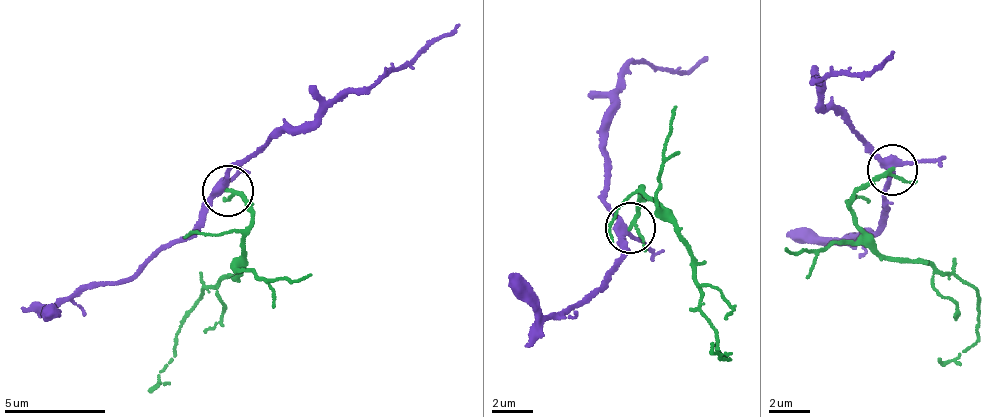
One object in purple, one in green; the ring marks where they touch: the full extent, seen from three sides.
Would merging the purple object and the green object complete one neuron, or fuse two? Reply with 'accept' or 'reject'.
reject

